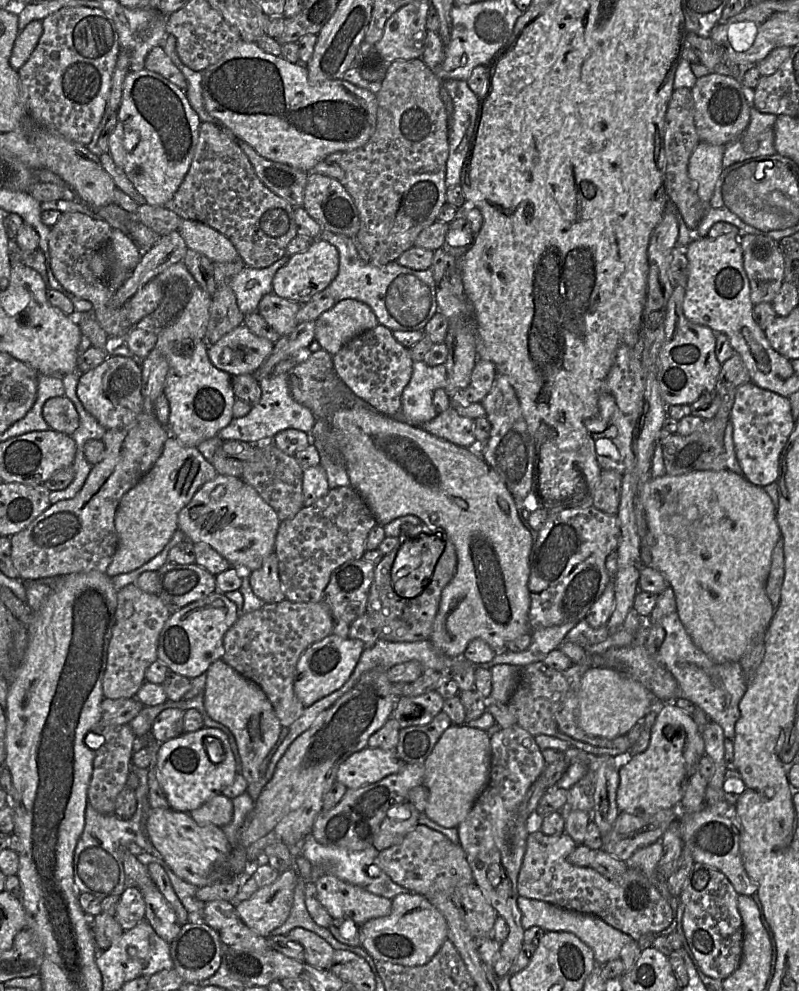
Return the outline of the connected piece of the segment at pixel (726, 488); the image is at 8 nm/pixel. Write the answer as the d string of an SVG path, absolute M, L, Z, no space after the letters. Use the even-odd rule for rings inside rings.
M728 469L721 471L695 471L684 475L651 477L643 485L642 503L644 504L646 522L653 536L651 548L651 566L659 571L674 590L677 614L694 644L711 660L717 663L739 662L742 656L757 641L764 639L765 633L774 615L774 607L766 594L766 583L771 567L771 555L776 543L781 538L776 520L776 507L763 487L750 483Z

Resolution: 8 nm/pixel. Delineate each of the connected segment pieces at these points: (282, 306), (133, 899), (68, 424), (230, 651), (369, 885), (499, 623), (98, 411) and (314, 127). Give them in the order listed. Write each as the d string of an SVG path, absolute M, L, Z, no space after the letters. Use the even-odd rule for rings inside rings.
M270 293L262 297L257 312L282 337L298 325L296 314L299 308L299 303Z
M128 885L121 894L117 904L114 918L123 931L134 928L144 920L145 901L139 888Z
M65 395L48 399L42 413L51 430L71 436L79 426L75 406Z
M284 599L277 603L265 603L255 611L240 613L236 622L224 636L222 659L244 677L256 682L271 702L280 724L289 728L304 712L305 706L294 691L297 662L312 644L332 634L333 617L324 602L292 602Z
M312 832L307 834L297 844L300 847L301 855L306 857L306 859L311 862L312 866L322 866L323 868L326 868L326 873L330 873L345 882L359 886L373 894L392 900L399 894L408 894L411 892L407 888L394 882L387 874L383 873L382 870L377 877L372 877L368 874L368 867L374 864L375 858L380 852L373 845L359 851L338 846L326 846L319 843Z
M323 349L308 352L287 373L288 384L292 397L300 404L309 408L318 419L328 419L330 426L341 433L341 451L343 463L350 480L350 486L354 488L365 500L378 524L385 524L404 515L414 515L420 518L428 527L443 532L454 544L457 554L457 570L453 579L443 589L439 609L433 624L433 631L429 641L449 657L464 656L468 644L474 639L482 639L487 642L495 652L507 650L507 644L518 637L531 633L529 624L530 592L528 581L530 575L530 555L533 549L533 540L529 530L519 518L518 504L508 490L499 474L490 467L481 456L473 451L460 447L452 442L439 438L423 430L419 426L384 415L364 400L351 393L351 389L340 379L334 369L333 356Z
M111 355L97 367L80 374L76 393L85 410L106 430L132 424L143 409L140 363L128 356Z
M241 39L217 62L203 70L202 96L209 115L236 139L246 142L268 160L308 173L332 153L345 153L364 146L376 128L377 98L369 90L343 79L312 81L308 77L306 63L290 63L282 56L264 52L256 42Z

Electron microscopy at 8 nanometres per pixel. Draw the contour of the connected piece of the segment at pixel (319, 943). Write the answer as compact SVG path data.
M296 927L287 936L300 943L305 950L305 962L319 968L328 969L334 955L334 948L318 934Z

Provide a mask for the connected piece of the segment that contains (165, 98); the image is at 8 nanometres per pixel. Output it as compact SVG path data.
M145 68L127 74L123 83L122 100L117 111L117 123L109 137L109 154L145 198L147 204L164 207L173 198L193 160L201 123L185 91L163 76Z

